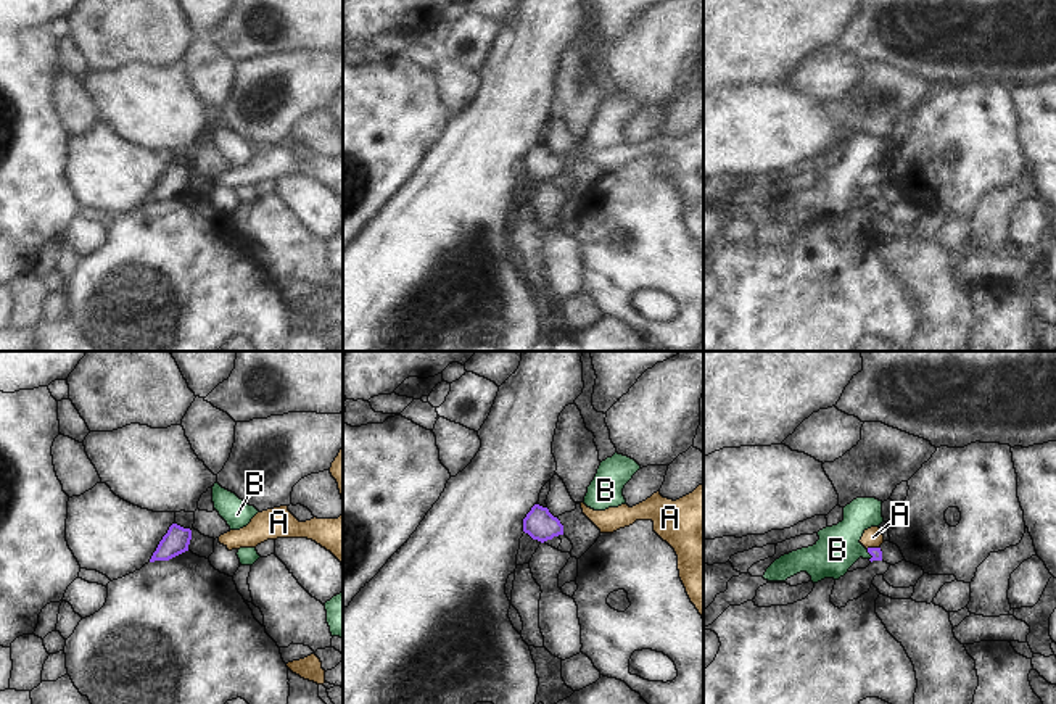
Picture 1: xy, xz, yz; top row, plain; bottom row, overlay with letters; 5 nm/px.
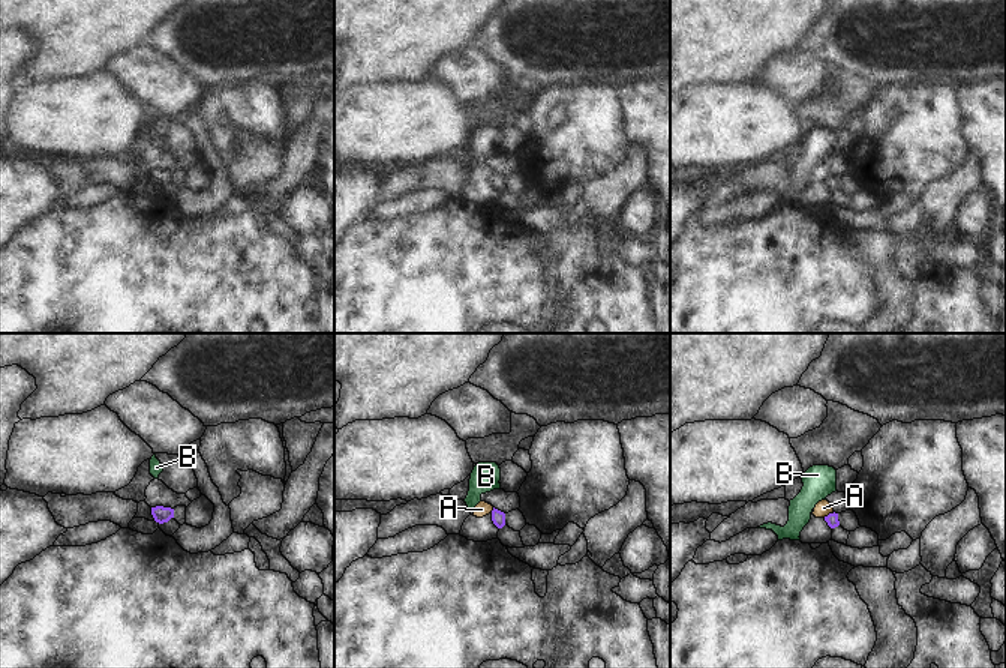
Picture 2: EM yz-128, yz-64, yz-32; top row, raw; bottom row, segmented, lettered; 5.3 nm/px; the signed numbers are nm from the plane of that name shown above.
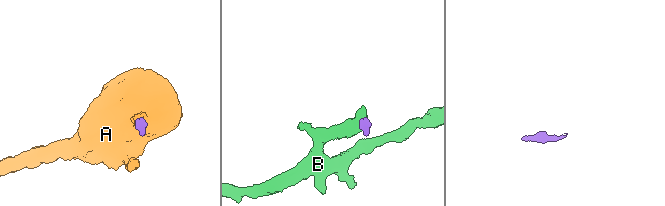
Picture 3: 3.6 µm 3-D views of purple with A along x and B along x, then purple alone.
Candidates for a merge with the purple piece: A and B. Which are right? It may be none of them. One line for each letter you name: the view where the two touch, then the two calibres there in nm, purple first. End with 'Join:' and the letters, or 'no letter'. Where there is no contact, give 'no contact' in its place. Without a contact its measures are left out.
B: contact in yz; calibres 60 and 220 nm
Join: B

